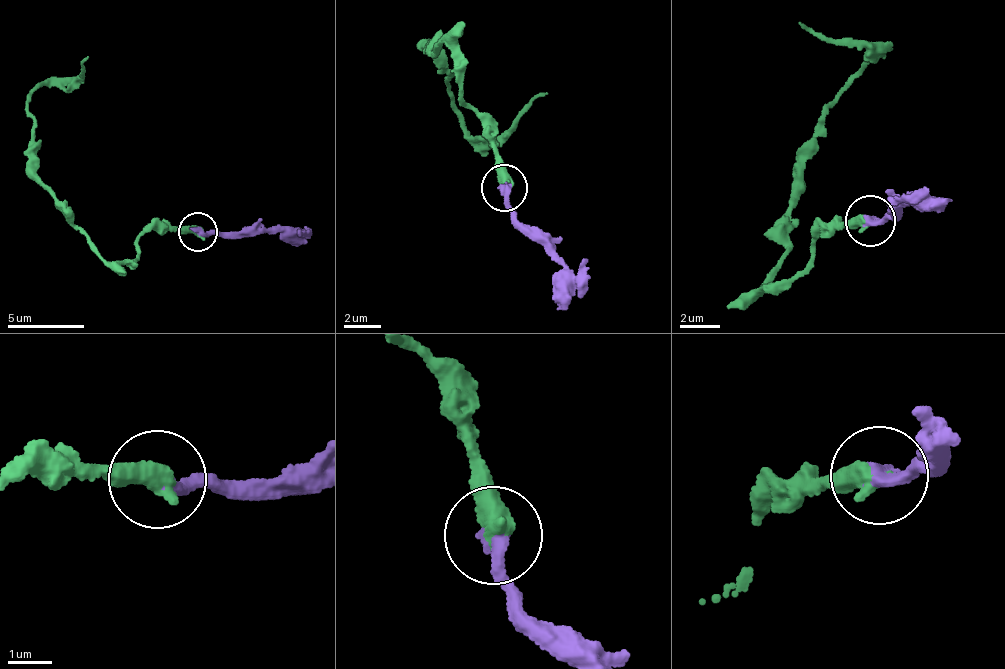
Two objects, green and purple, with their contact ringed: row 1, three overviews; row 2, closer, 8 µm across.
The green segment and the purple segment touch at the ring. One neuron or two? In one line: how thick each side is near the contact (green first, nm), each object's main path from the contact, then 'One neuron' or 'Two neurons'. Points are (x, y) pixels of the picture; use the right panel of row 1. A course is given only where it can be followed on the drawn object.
Thickness 550 nm (green) against 400 nm. Course of green: (871, 219), (820, 226), (809, 265), (761, 290), (785, 251), (801, 149), (825, 106), (881, 58), (799, 20). Course of purple: (871, 219), (890, 217), (911, 199), (941, 197), (944, 205). One neuron

